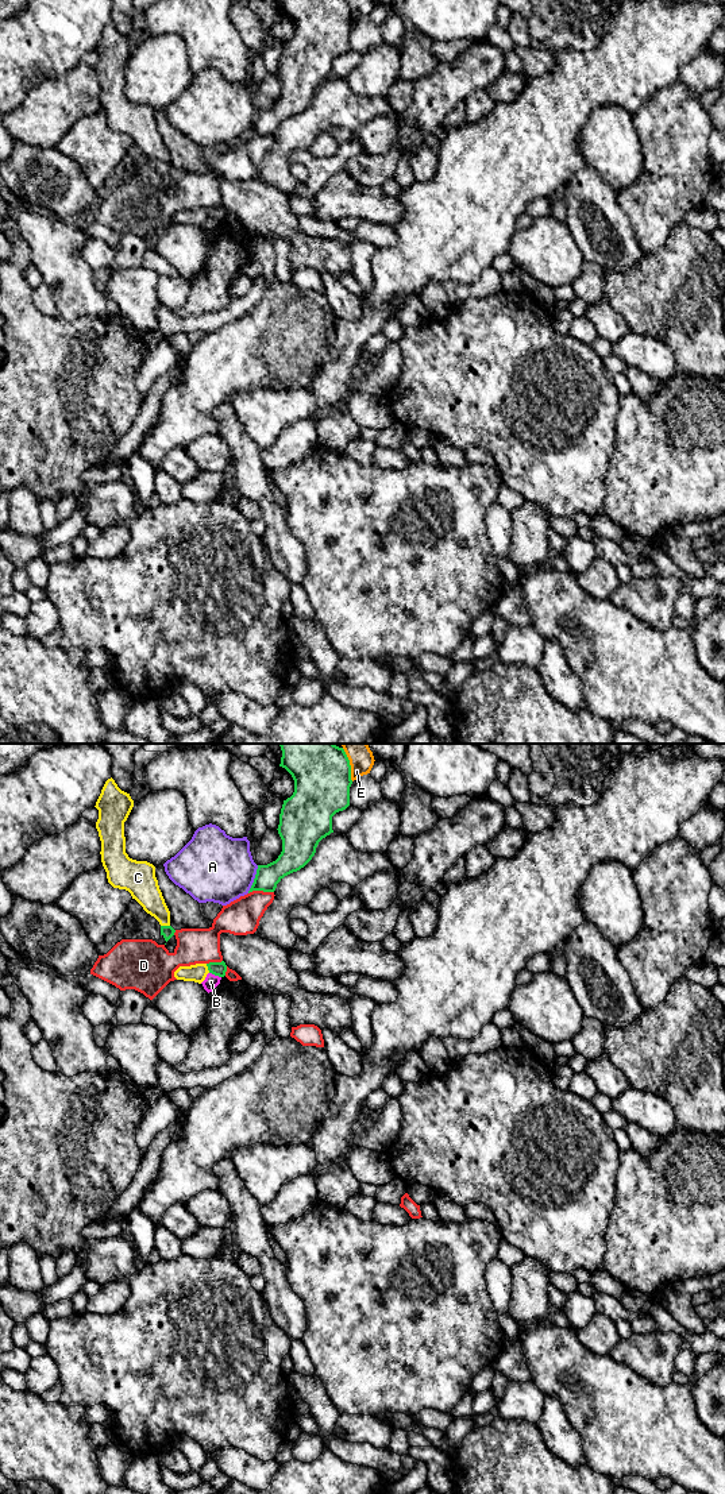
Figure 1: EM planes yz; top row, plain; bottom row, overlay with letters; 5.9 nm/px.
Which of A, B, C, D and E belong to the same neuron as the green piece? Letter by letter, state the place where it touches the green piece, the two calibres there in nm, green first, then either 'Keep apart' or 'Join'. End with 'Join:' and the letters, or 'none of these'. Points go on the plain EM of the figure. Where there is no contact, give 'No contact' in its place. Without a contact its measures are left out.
A: Touches green at yz (254, 123). Thickness 150 nm (green) against 400 nm. Keep apart
B: Touches green at yz (215, 219). Thickness 80 nm (green) against 90 nm. Keep apart
C: Touches green at yz (165, 170). Thickness 80 nm (green) against 170 nm. Keep apart
D: Touches green at yz (261, 134). Thickness 150 nm (green) against 220 nm. Keep apart
E: Touches green at yz (350, 12). Thickness 340 nm (green) against 120 nm. Keep apart
Join: none of these

